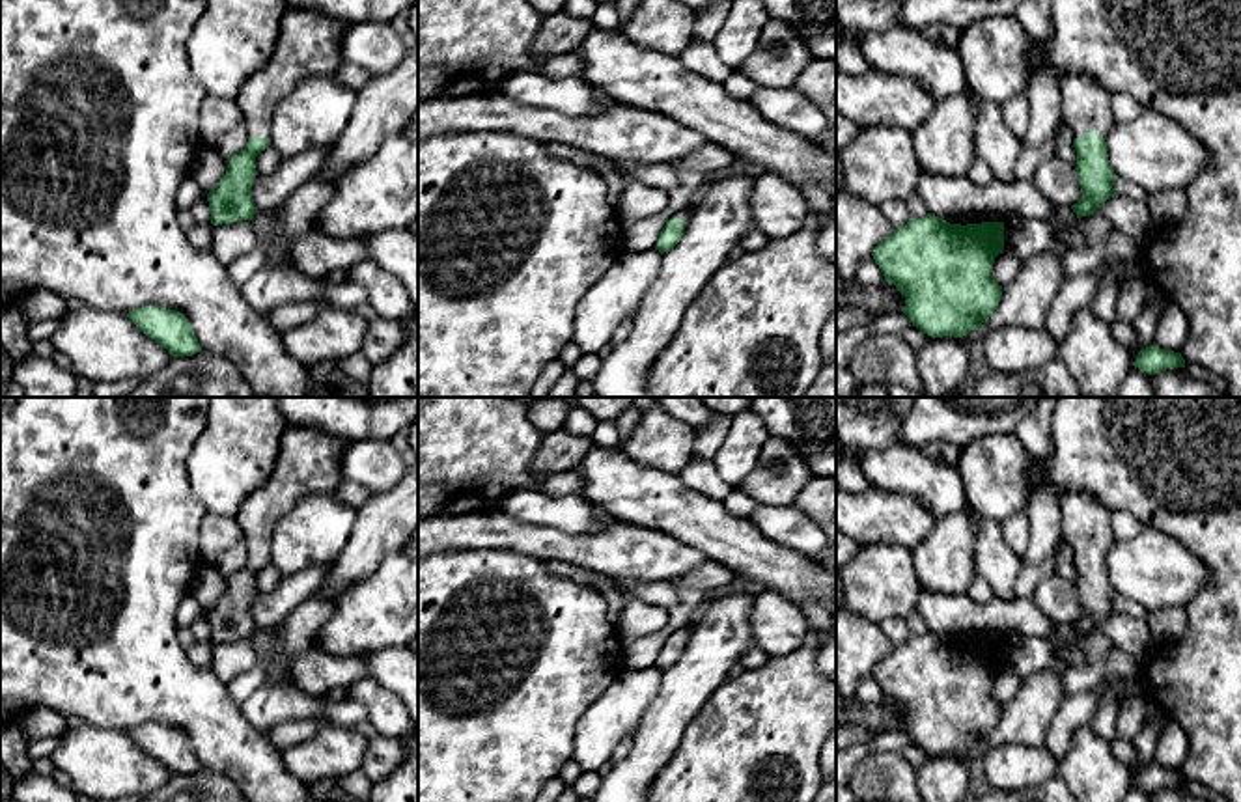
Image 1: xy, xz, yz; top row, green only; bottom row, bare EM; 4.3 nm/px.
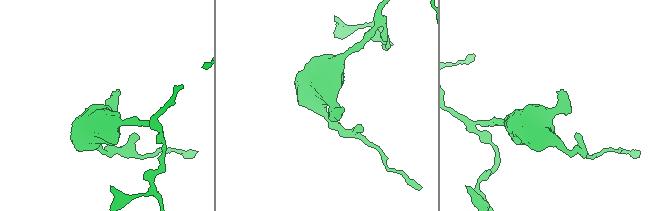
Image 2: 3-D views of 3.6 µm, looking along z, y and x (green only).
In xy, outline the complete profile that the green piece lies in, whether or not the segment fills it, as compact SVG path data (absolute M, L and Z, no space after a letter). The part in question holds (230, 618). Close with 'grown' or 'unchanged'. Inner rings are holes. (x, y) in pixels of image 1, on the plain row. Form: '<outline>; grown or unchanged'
M314 427L286 429L272 472L235 515L248 560L228 576L224 595L207 610L213 643L252 638L259 630L252 617L256 574L271 563L274 526L300 498L334 491L345 479L340 459L347 444Z; grown

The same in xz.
M681 627L679 630L676 630L662 645L662 651L655 662L655 668L664 671L666 668L674 666L679 660L689 638L690 638L690 630L687 627Z; grown

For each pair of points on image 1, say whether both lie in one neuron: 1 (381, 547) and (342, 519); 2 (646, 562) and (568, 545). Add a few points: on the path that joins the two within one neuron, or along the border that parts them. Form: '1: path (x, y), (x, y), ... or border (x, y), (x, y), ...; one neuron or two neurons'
1: border (359, 510), (348, 543), (329, 564); two neurons
2: path (627, 553), (586, 551); one neuron

